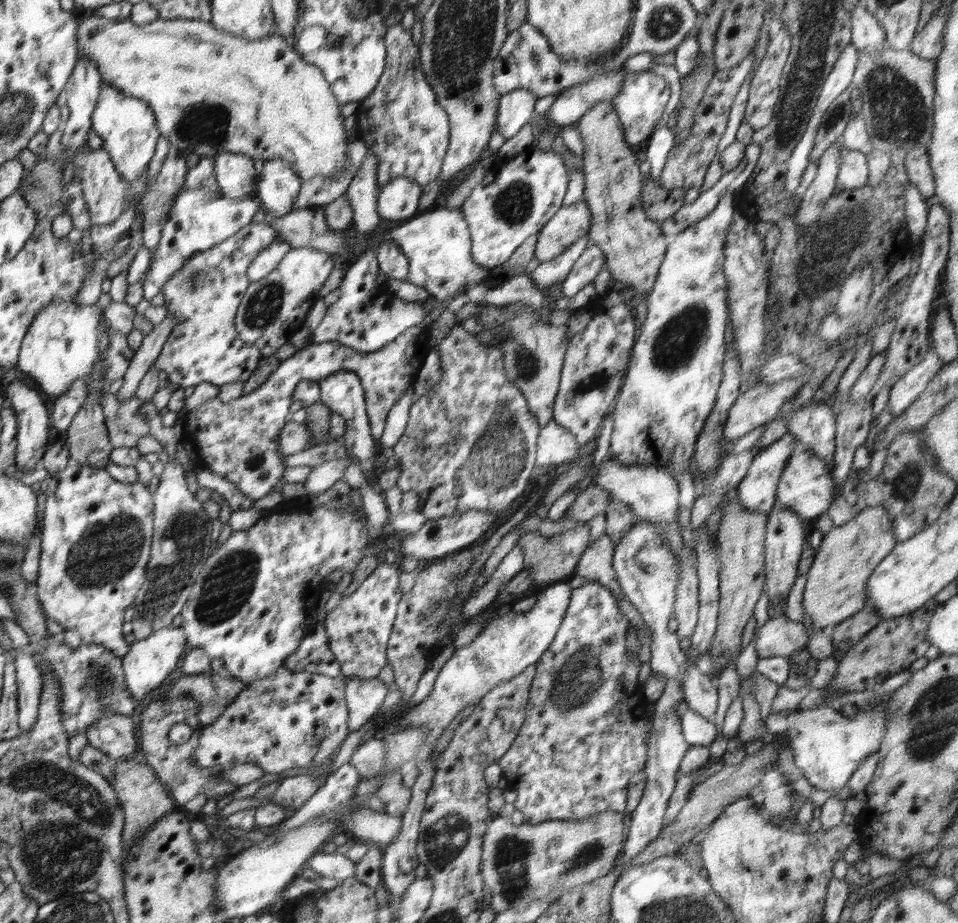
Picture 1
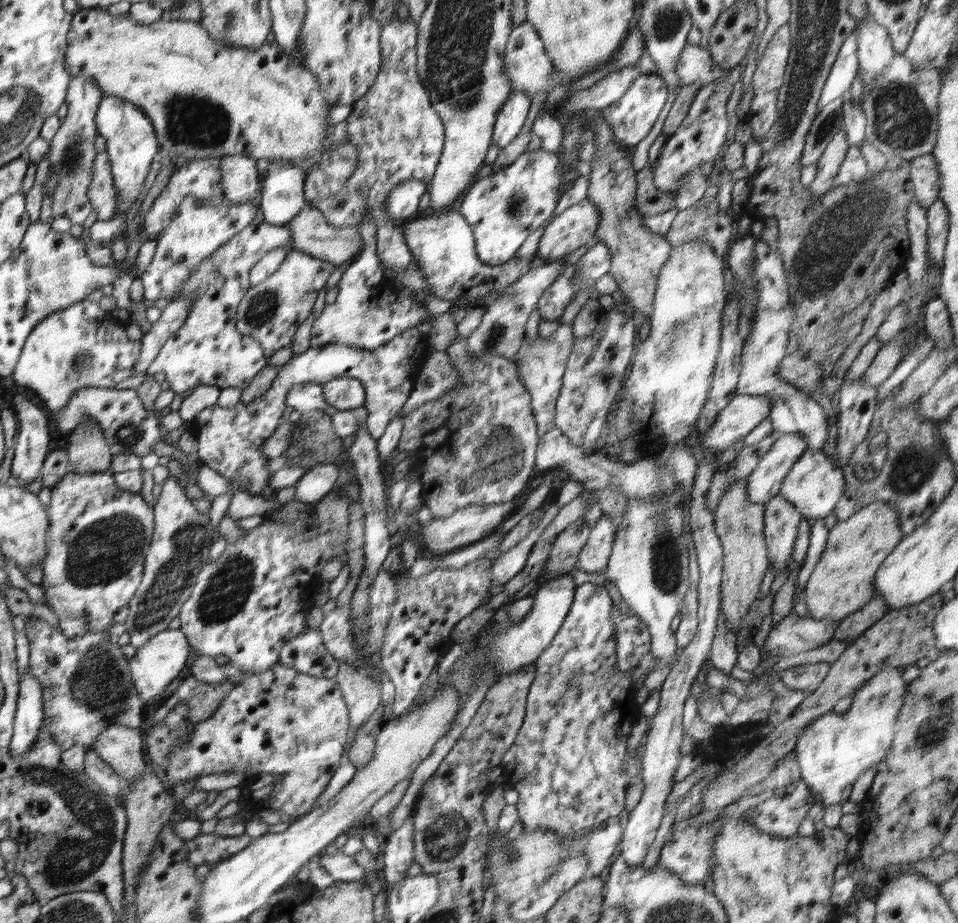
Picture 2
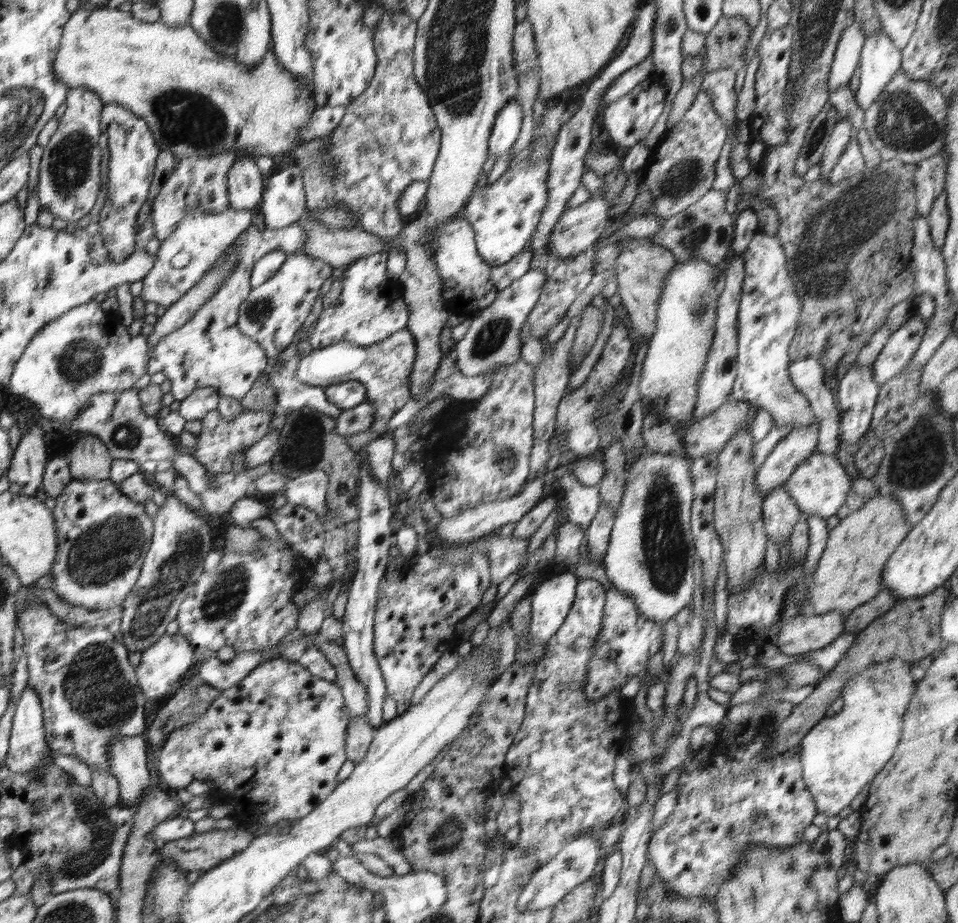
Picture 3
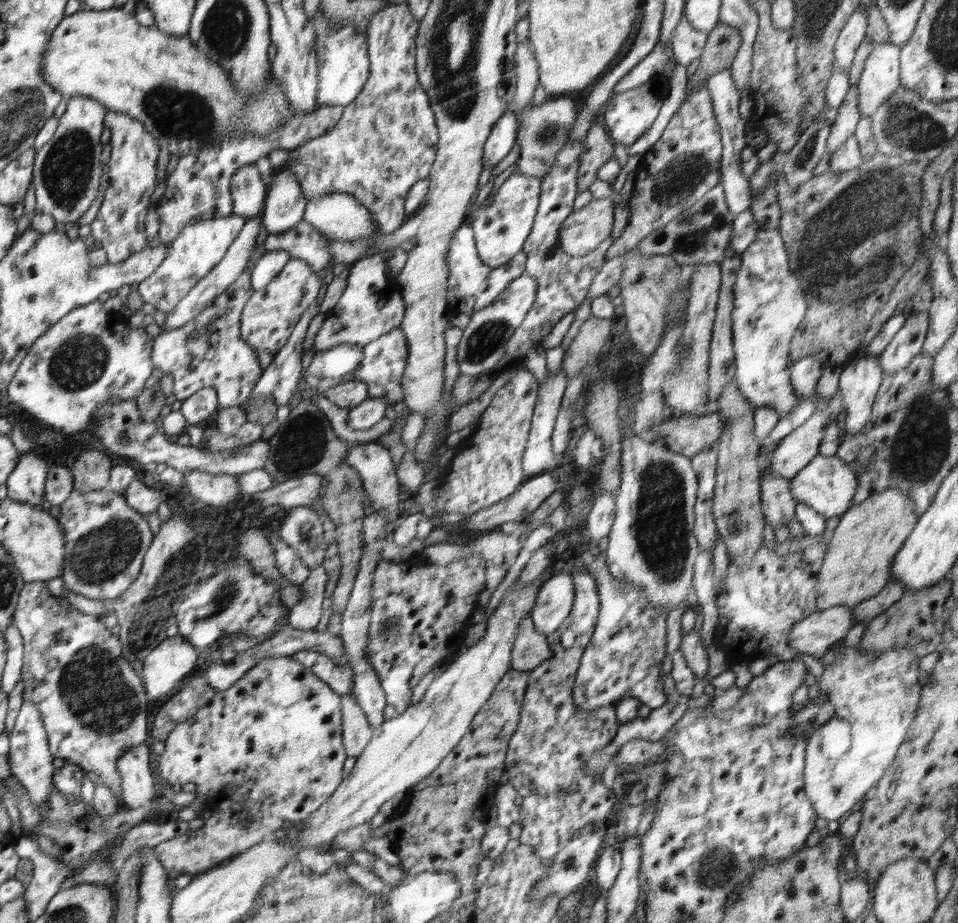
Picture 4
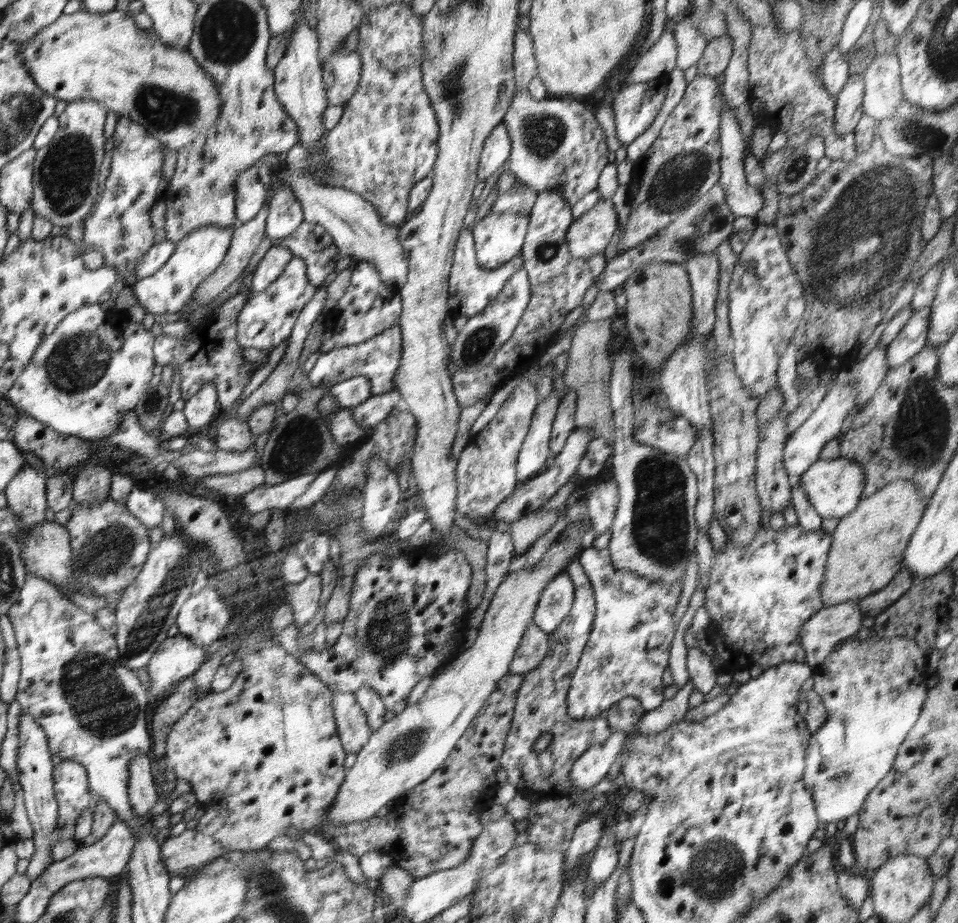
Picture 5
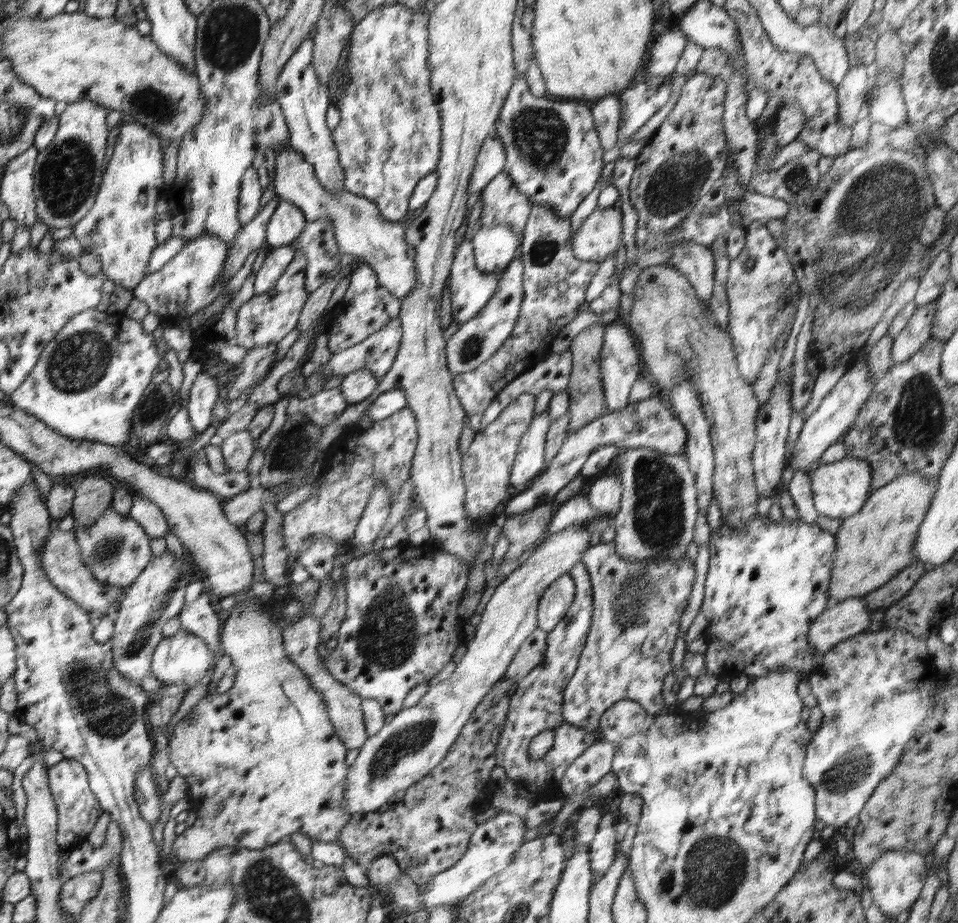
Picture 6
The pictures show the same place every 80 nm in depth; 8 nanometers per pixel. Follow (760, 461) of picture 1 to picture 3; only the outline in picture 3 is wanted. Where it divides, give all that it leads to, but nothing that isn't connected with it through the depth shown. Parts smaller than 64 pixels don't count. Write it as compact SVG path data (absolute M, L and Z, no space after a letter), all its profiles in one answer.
M814 421L809 425L797 428L789 432L778 444L770 451L766 460L759 466L755 476L755 485L759 493L766 496L776 486L784 485L790 475L800 466L813 452L817 450L819 424Z

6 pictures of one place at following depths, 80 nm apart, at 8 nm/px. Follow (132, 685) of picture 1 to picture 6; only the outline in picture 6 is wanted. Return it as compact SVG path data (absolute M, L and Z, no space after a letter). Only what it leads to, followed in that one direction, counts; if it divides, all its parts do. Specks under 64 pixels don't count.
M179 629L174 636L163 638L153 654L154 676L163 686L180 684L196 686L214 662L214 653L198 638Z

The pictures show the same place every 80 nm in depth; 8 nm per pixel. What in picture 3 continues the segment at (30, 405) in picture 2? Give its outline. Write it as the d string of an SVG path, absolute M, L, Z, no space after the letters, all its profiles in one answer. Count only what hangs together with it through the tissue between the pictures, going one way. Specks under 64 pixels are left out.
M32 426L21 436L17 449L13 451L13 460L6 471L12 494L36 496L44 480L45 466L50 459L46 455L46 443L40 426Z

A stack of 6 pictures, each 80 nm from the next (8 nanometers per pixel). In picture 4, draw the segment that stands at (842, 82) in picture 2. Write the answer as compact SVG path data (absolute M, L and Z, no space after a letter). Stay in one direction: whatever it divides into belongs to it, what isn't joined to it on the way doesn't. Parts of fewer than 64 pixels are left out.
M859 5L838 35L833 52L834 68L848 72L856 50L865 37L867 22L867 12L862 5Z

